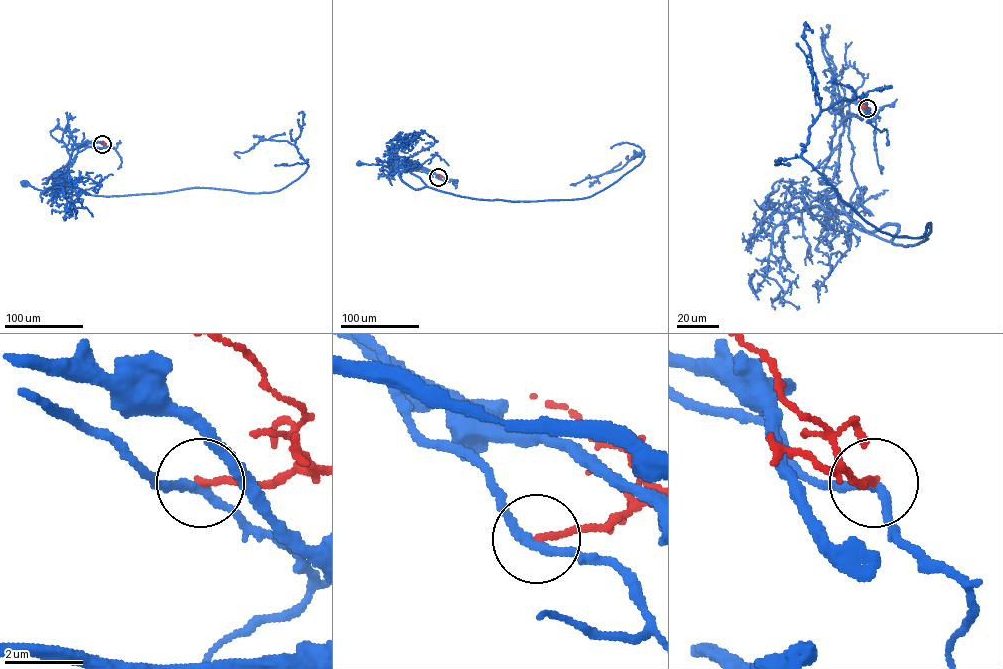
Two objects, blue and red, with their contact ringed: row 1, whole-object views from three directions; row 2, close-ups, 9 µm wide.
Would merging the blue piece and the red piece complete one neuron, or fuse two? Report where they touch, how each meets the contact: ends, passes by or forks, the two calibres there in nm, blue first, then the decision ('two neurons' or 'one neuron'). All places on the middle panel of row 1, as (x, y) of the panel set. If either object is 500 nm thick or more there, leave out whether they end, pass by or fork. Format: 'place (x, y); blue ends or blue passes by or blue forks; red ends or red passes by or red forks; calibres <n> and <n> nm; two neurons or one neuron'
place (438, 177); blue passes by; red ends; calibres 240 and 170 nm; two neurons

